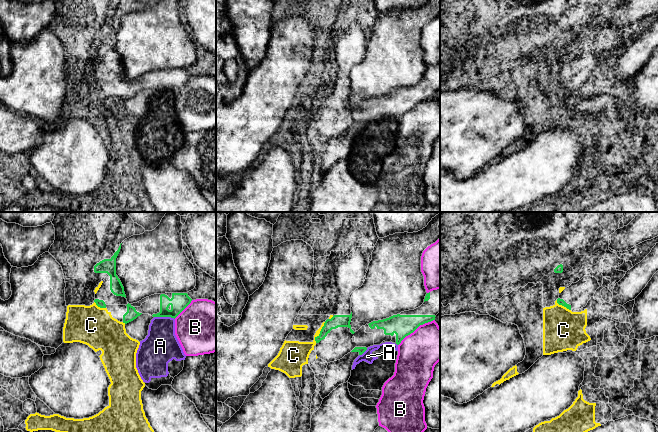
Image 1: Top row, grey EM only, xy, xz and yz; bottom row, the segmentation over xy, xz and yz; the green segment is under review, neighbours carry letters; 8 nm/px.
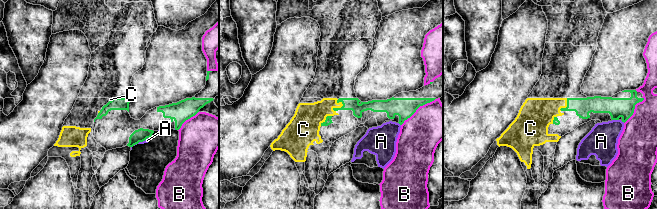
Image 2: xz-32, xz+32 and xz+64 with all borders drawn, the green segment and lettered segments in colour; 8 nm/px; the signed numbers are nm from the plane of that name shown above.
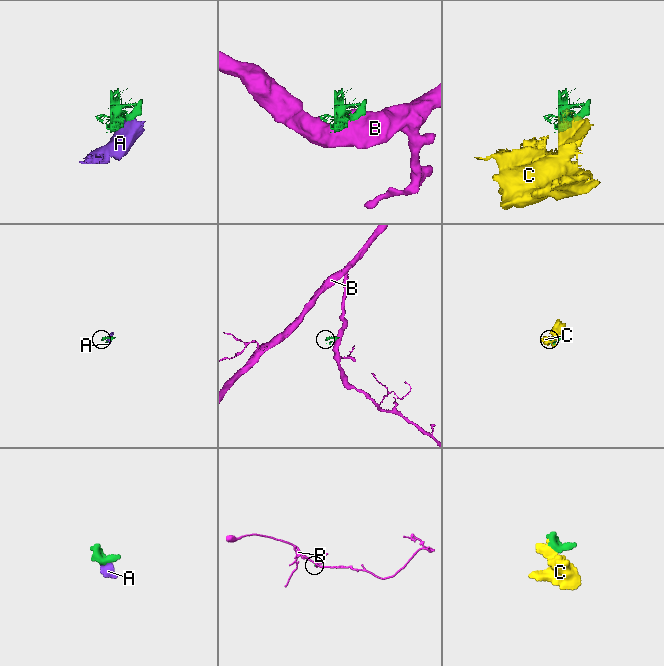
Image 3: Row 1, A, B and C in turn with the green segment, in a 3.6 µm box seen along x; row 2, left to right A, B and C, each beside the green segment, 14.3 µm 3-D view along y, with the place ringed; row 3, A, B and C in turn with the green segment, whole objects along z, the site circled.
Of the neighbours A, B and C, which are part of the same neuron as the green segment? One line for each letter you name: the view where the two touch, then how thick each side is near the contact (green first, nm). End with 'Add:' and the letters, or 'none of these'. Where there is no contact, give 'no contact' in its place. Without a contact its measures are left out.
Add: none of these

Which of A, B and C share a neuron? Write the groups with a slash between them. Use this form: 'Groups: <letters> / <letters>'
Groups: A C / B

